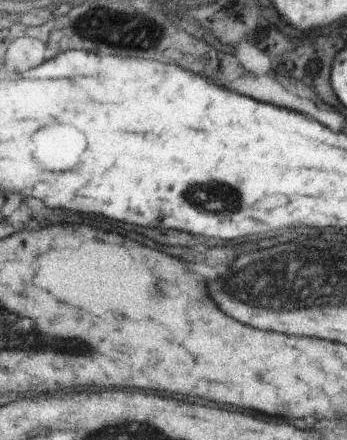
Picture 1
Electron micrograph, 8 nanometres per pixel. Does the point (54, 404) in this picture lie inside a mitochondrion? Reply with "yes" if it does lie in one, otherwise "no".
no

